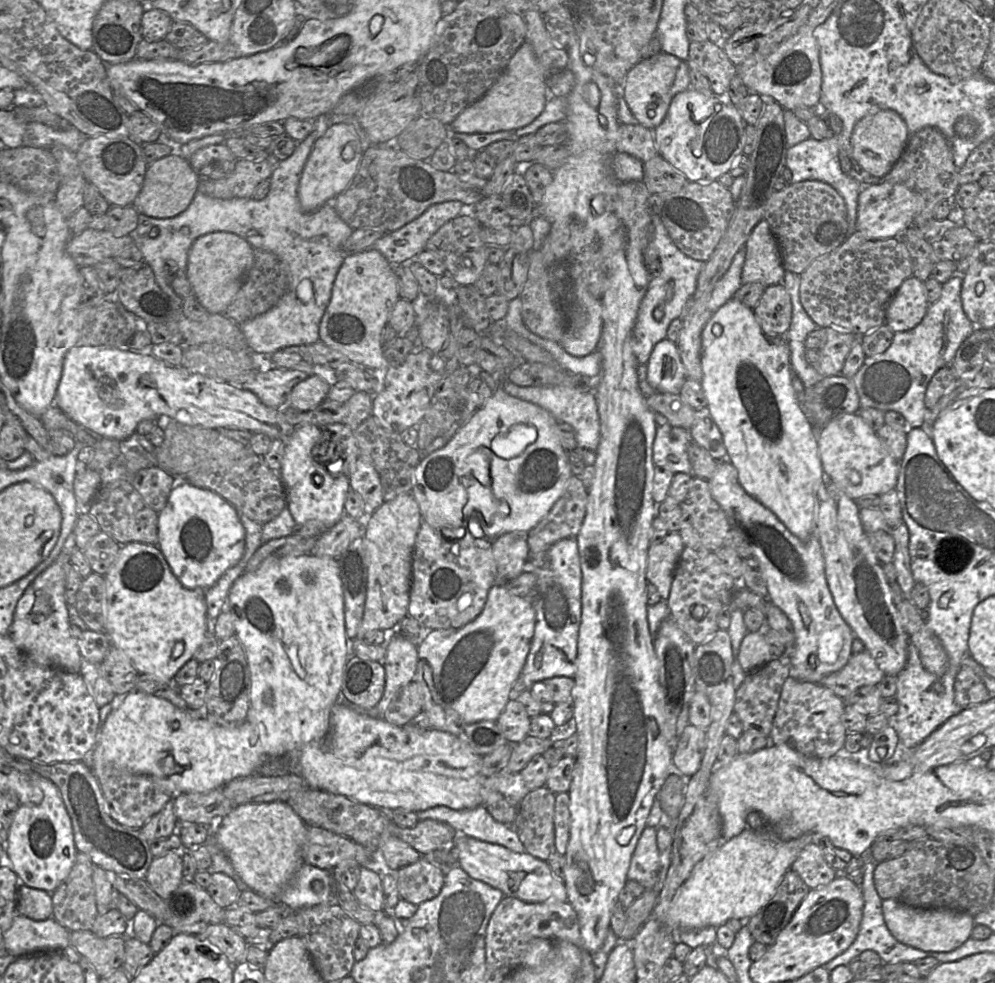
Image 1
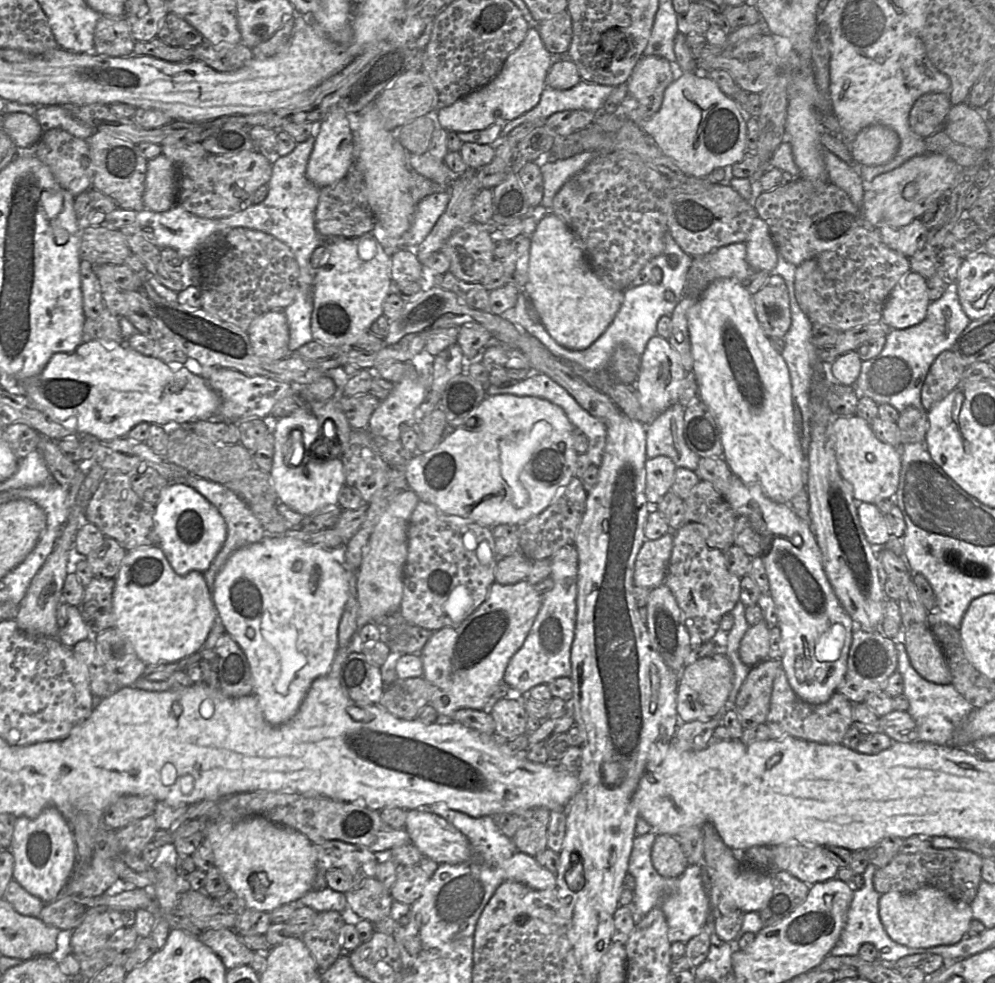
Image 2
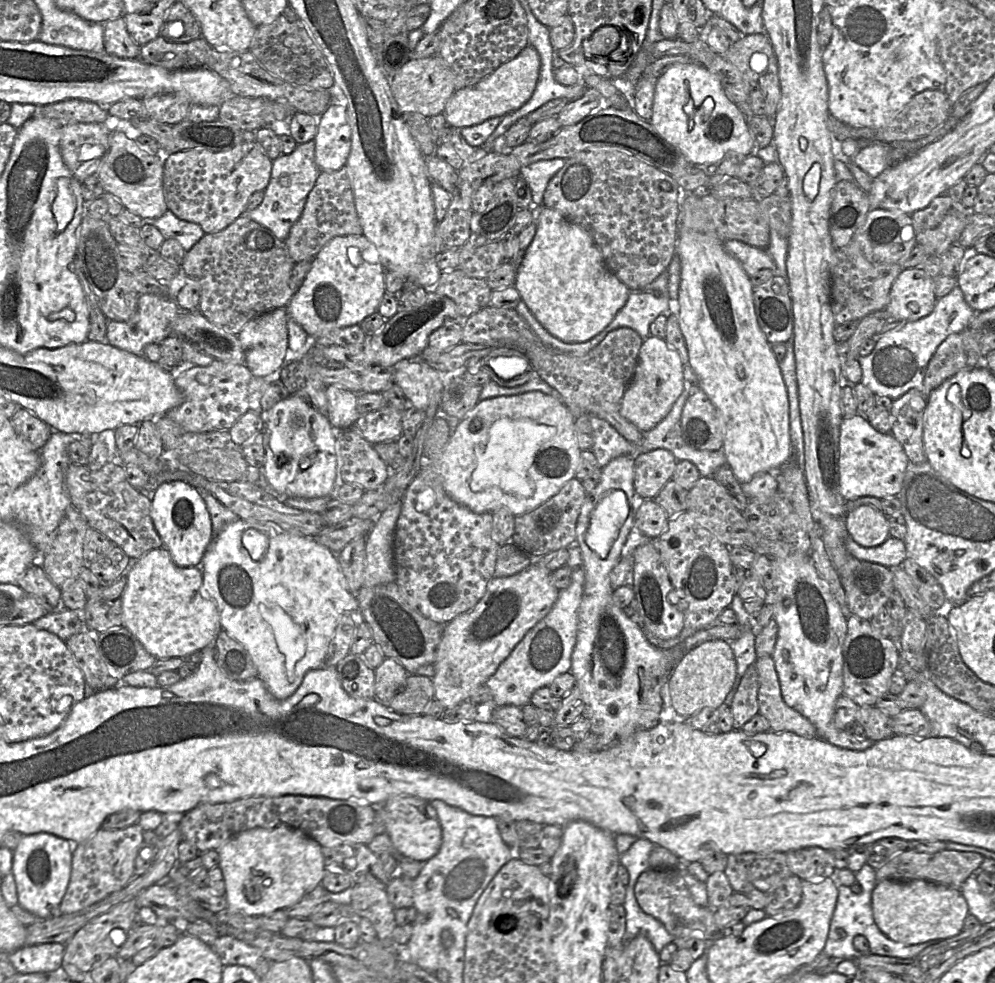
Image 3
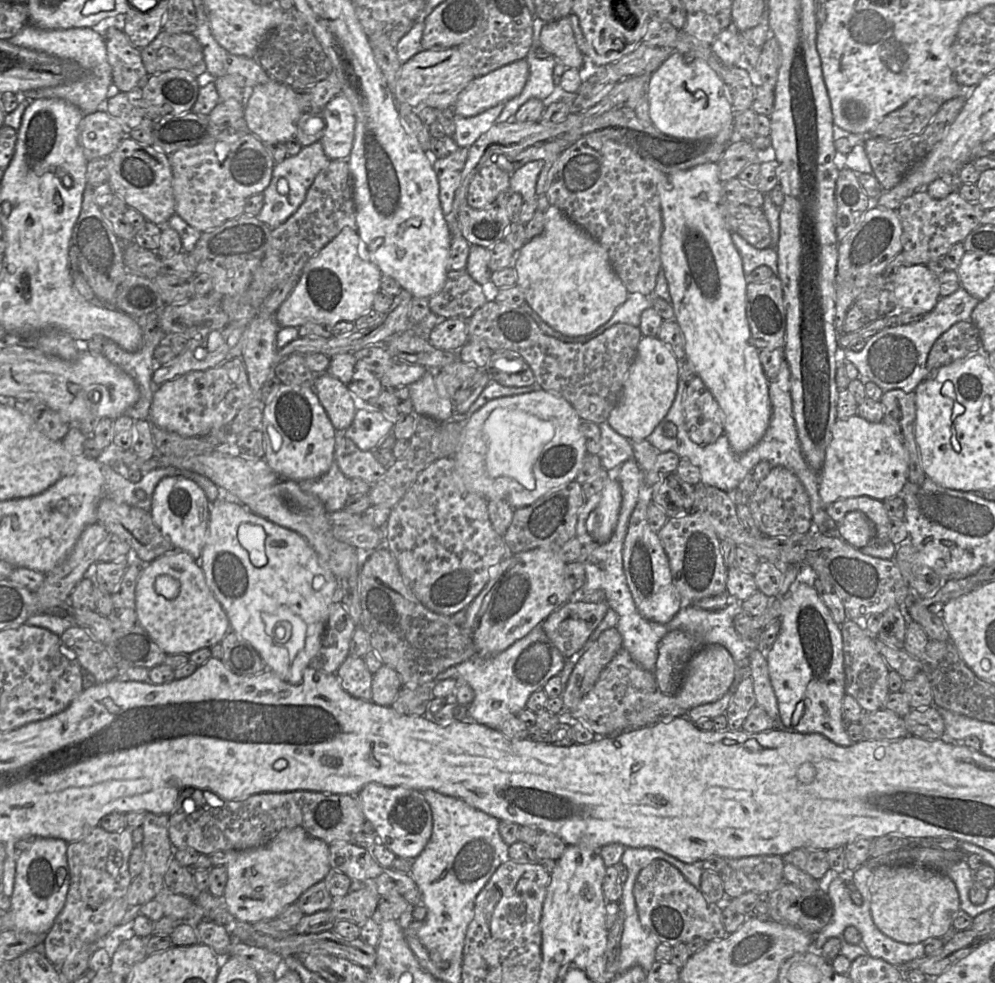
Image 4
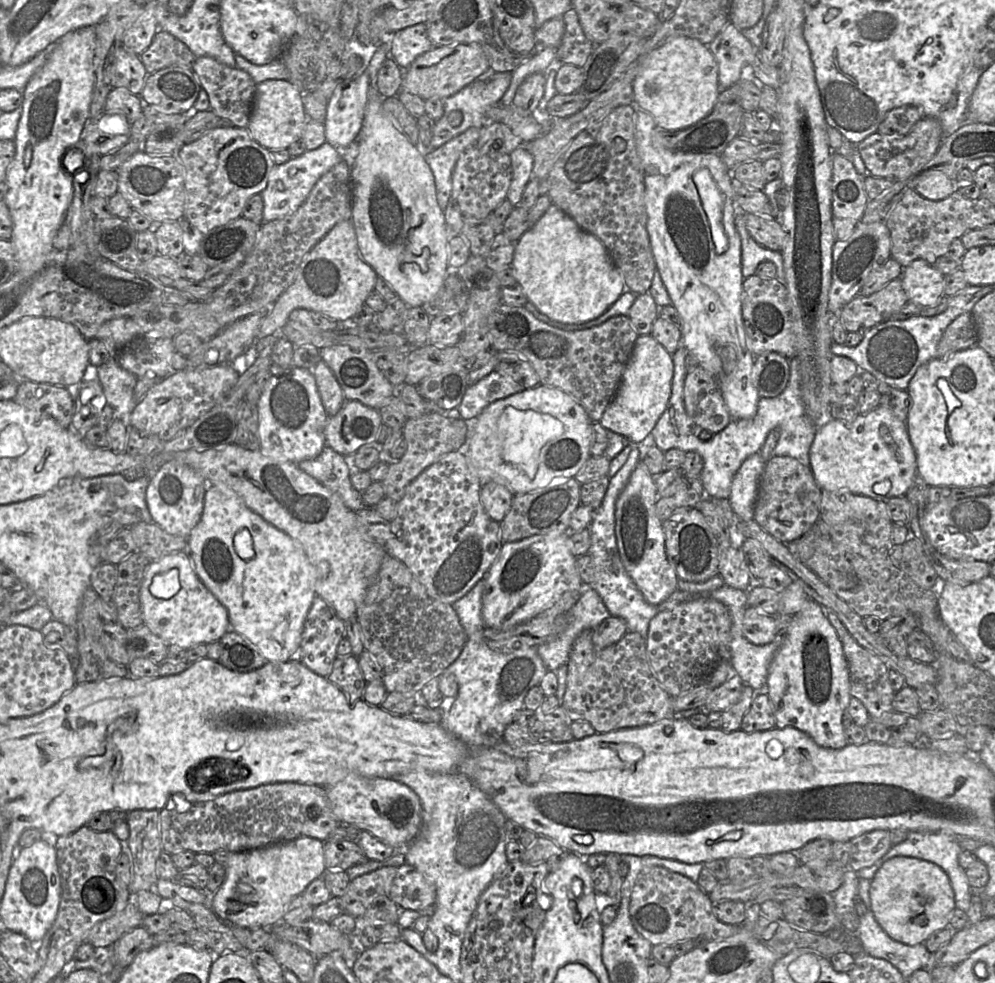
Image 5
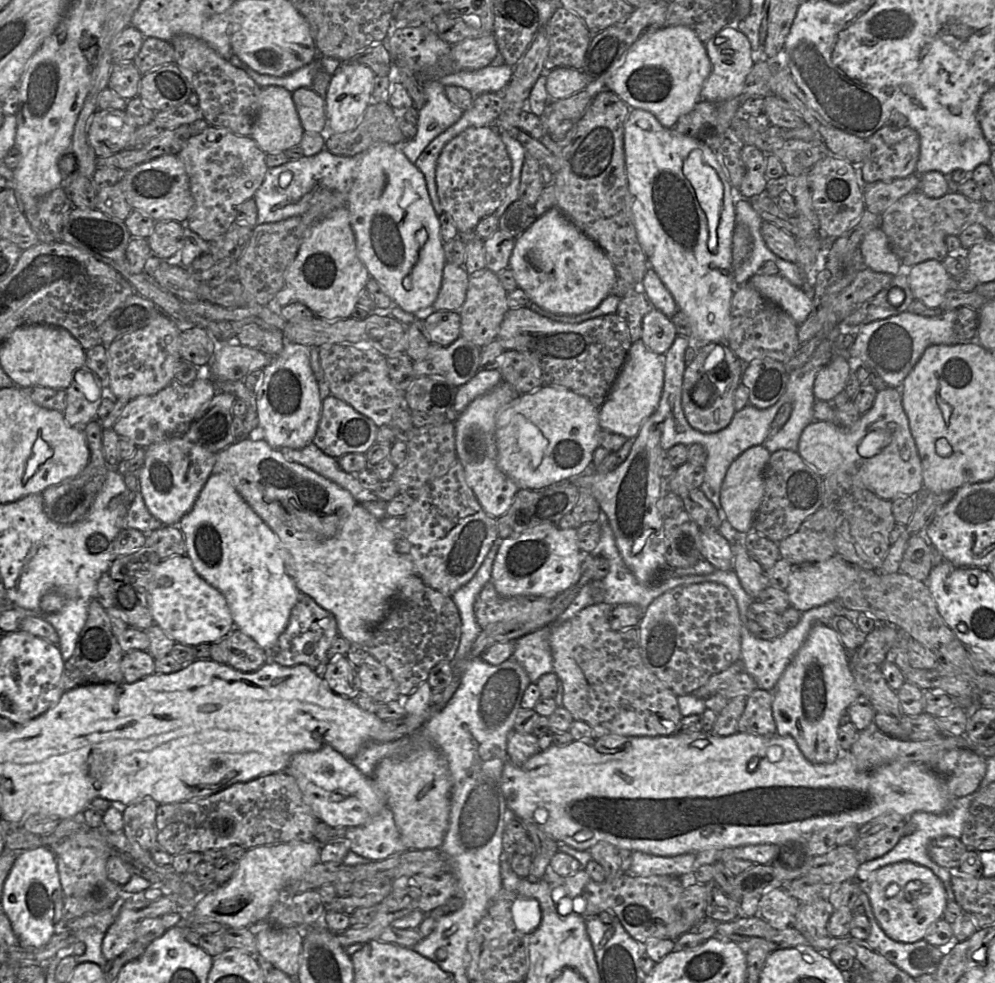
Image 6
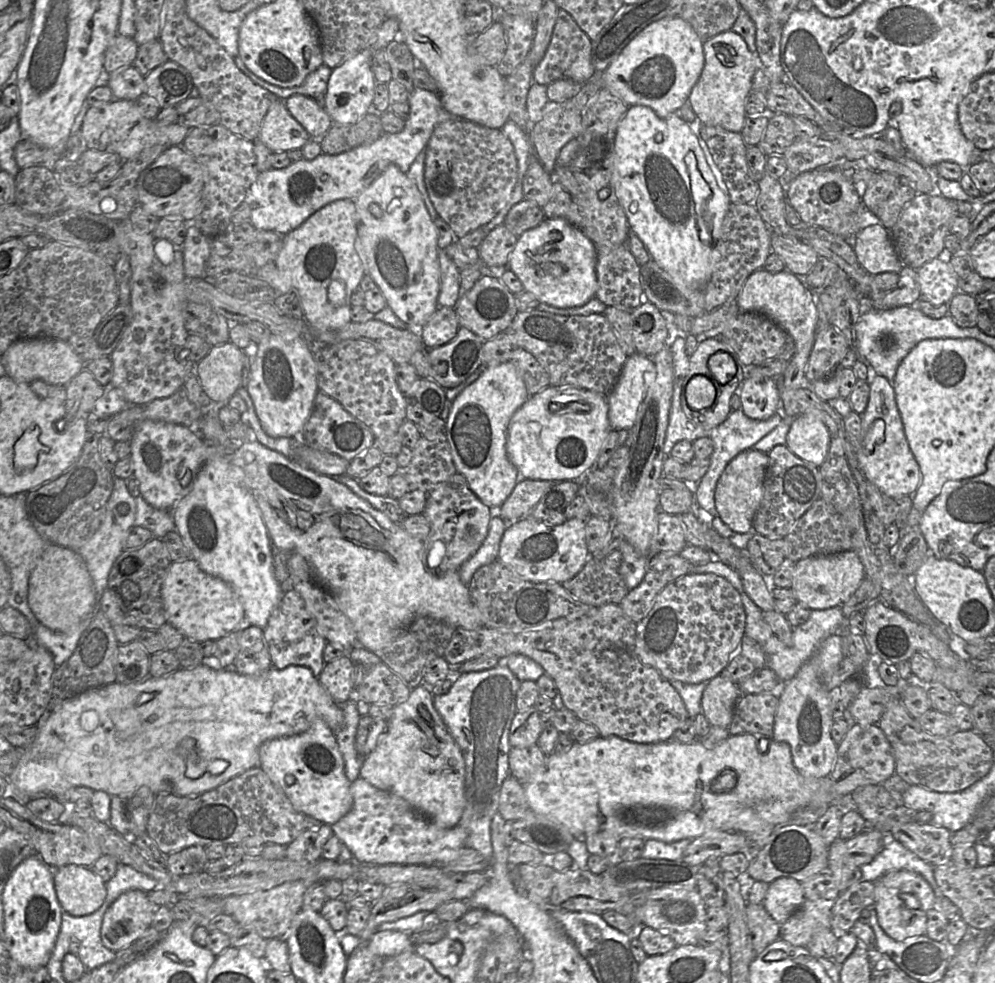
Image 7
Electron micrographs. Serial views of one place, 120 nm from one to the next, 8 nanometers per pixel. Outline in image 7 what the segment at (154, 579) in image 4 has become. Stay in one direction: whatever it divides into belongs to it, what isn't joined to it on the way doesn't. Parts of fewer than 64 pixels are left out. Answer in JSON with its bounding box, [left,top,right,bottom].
[161,559,245,642]

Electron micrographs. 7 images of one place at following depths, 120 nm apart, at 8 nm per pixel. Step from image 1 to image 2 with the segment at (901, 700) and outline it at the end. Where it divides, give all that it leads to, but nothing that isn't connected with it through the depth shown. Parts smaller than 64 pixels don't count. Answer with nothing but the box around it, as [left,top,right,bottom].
[892,634,974,745]

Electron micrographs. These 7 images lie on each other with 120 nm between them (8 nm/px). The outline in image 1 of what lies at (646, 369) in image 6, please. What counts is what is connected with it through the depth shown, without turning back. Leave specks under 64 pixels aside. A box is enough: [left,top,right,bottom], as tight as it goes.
[647,338,685,393]

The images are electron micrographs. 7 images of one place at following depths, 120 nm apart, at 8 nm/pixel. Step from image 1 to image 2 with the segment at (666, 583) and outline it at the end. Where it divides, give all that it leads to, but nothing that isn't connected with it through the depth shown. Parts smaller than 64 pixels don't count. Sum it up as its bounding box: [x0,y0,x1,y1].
[635,531,673,589]

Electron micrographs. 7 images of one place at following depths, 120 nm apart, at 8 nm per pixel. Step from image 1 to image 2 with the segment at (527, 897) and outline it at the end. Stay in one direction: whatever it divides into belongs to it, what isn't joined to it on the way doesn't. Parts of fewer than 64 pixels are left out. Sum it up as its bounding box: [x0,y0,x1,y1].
[404,808,556,890]

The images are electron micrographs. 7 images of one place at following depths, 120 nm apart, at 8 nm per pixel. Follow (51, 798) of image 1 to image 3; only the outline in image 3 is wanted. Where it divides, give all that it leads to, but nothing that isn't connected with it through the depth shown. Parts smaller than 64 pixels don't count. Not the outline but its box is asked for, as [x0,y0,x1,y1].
[12,833,78,919]

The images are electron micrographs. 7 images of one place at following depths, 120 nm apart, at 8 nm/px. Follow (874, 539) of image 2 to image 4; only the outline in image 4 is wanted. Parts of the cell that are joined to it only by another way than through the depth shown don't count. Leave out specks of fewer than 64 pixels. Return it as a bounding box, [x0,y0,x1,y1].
[838,511,875,549]

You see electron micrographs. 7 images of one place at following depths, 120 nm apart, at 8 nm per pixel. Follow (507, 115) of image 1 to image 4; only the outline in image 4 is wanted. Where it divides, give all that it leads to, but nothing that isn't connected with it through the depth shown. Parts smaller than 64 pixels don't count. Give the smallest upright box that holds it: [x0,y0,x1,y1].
[452,59,529,117]

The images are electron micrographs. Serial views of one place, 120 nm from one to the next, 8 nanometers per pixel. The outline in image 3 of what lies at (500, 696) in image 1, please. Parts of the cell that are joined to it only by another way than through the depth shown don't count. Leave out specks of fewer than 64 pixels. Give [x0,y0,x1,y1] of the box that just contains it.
[431,560,560,708]

